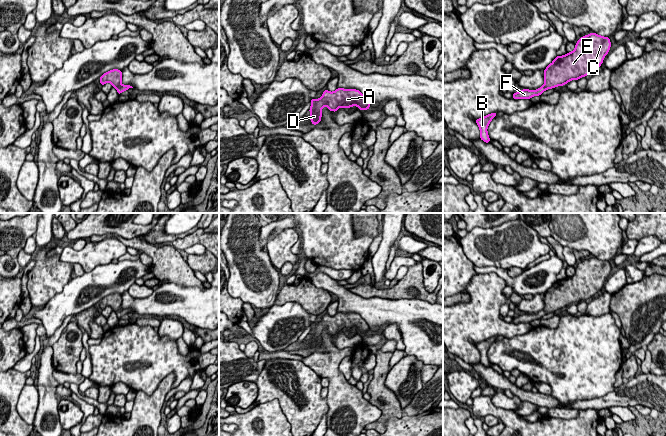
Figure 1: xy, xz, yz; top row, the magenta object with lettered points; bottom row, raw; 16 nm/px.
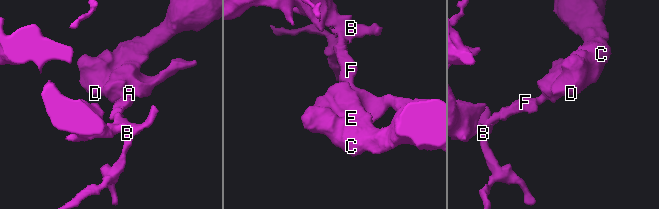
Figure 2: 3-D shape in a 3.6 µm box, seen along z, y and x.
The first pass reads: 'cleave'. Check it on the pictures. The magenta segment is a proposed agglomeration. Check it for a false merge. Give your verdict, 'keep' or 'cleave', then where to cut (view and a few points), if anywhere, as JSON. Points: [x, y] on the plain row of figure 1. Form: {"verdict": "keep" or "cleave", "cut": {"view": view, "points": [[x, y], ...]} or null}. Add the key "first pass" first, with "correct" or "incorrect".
{"first pass": "incorrect", "verdict": "keep", "cut": null}

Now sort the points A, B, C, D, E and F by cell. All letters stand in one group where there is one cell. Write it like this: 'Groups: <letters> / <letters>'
Groups: A B C D E F

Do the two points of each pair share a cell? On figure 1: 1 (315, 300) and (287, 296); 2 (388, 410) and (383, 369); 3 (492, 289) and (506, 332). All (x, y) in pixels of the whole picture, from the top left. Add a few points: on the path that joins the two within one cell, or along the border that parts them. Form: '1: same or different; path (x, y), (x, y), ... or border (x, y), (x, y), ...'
1: same; path (308, 296), (294, 296)
2: same; path (385, 400), (380, 395), (380, 379)
3: same; path (492, 300), (492, 318), (495, 321)

